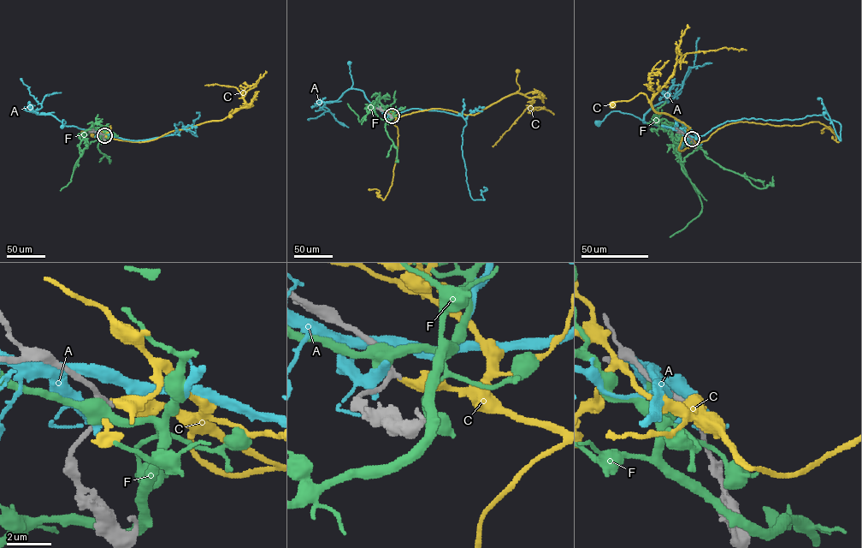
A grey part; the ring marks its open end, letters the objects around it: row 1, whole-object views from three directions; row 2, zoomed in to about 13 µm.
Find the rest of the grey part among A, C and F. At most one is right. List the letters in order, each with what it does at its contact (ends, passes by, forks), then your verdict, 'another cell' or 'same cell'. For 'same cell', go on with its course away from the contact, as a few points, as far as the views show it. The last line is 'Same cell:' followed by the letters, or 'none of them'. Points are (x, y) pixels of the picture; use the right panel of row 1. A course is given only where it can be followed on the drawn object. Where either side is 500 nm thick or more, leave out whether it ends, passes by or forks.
A: it forks | another cell
C: it ends | same cell | via (692, 139), (695, 143), (678, 150), (689, 128), (670, 115), (657, 113), (645, 94), (612, 104)
F: it forks | another cell
Same cell: C

